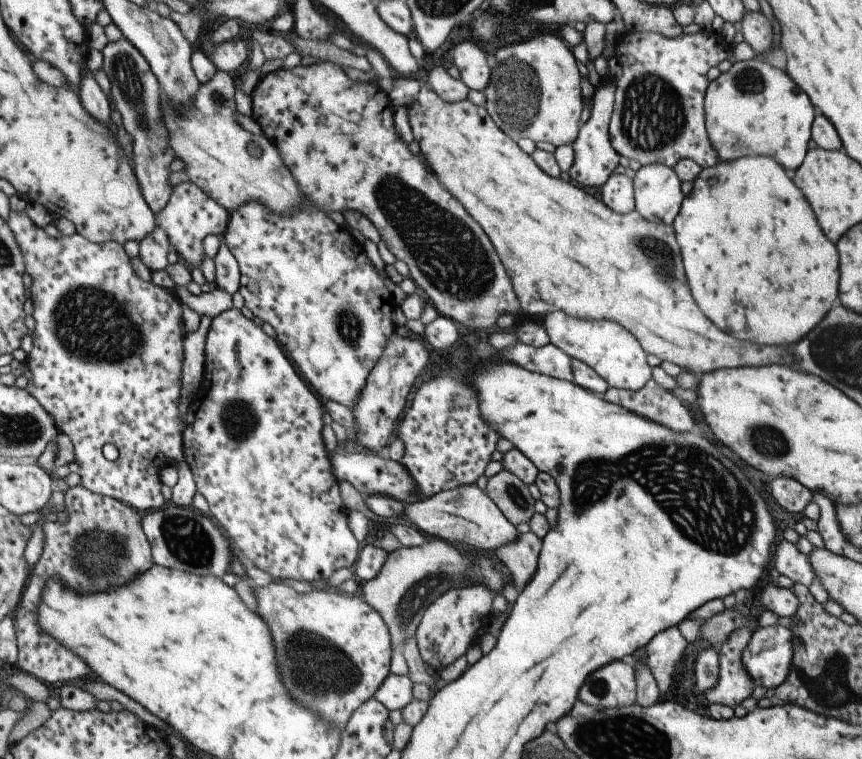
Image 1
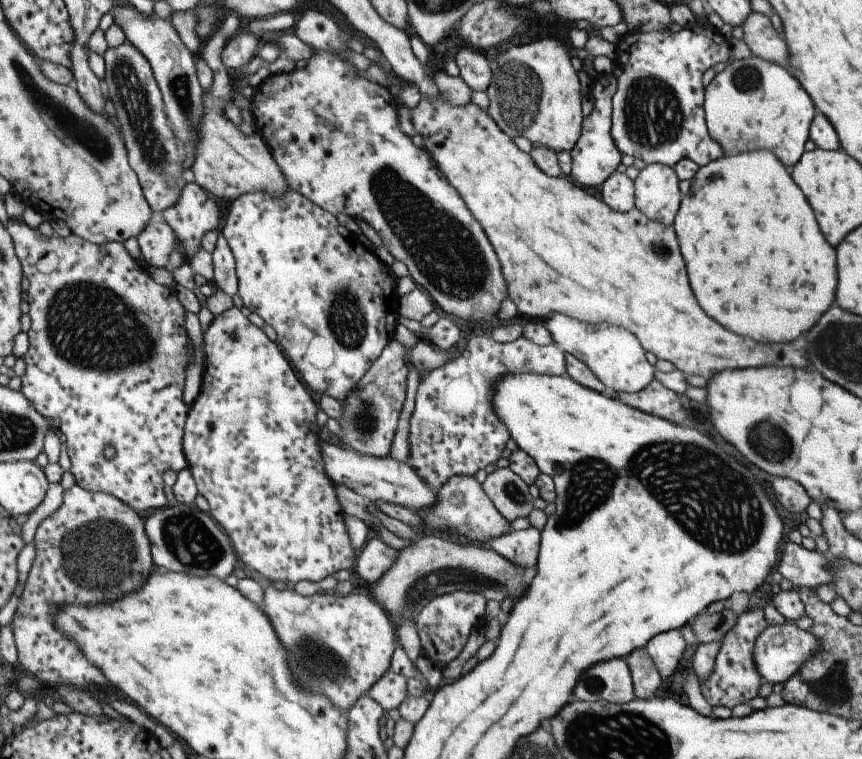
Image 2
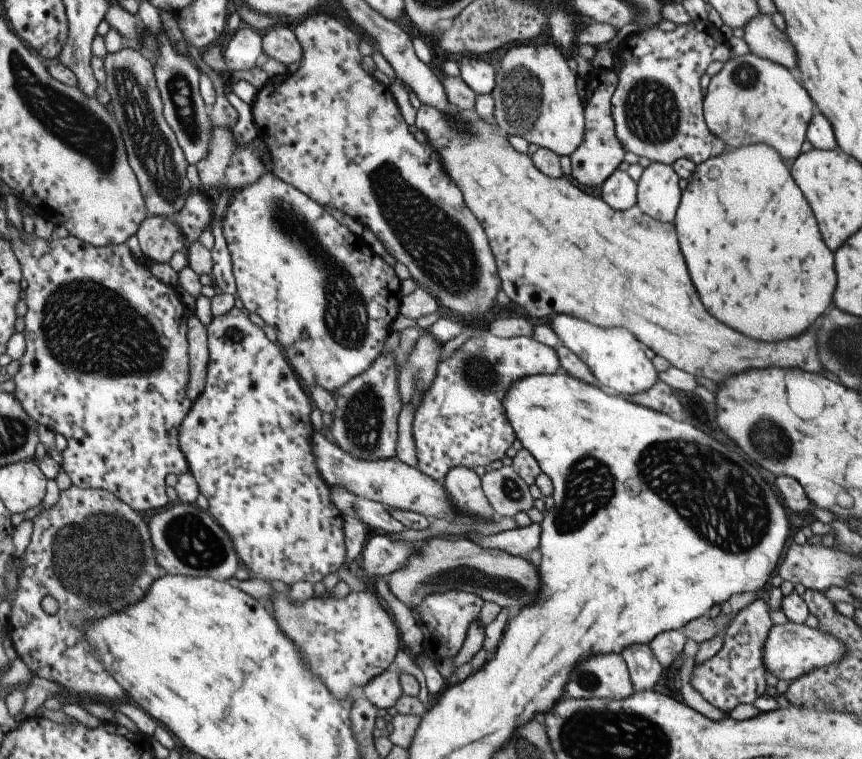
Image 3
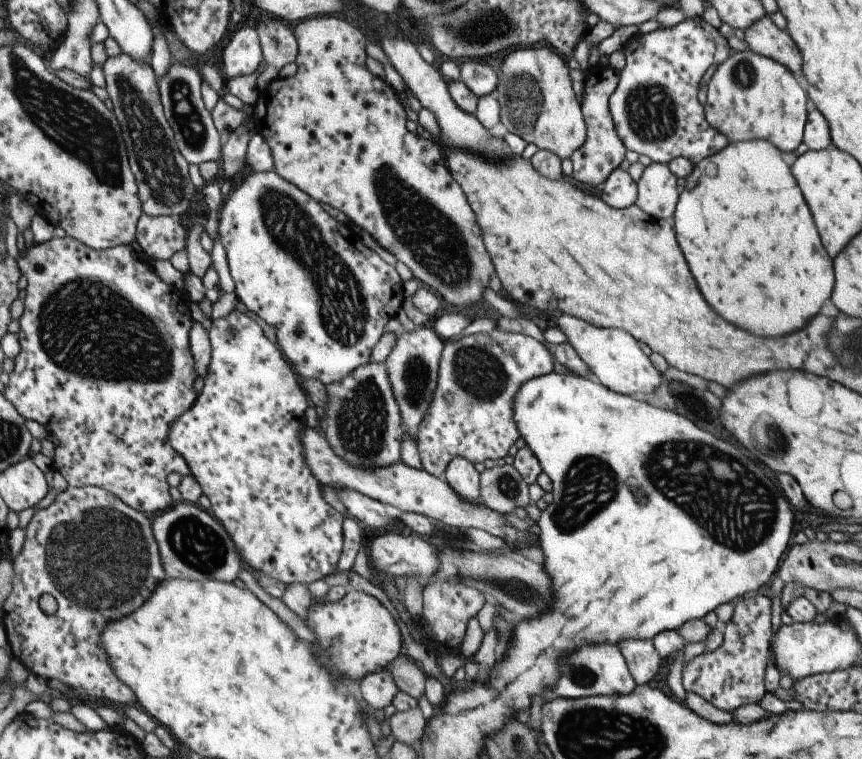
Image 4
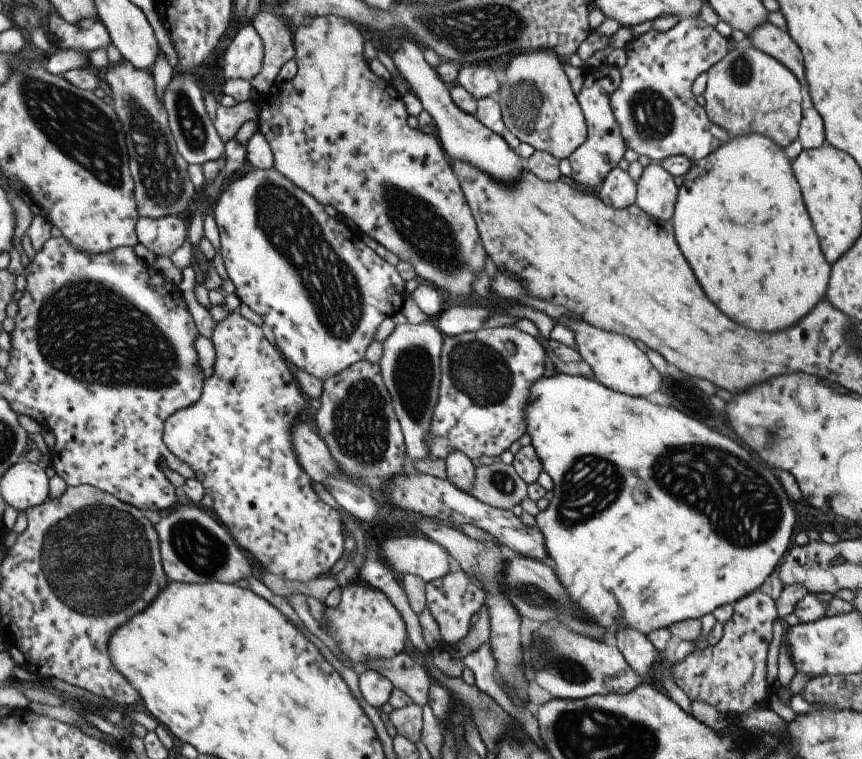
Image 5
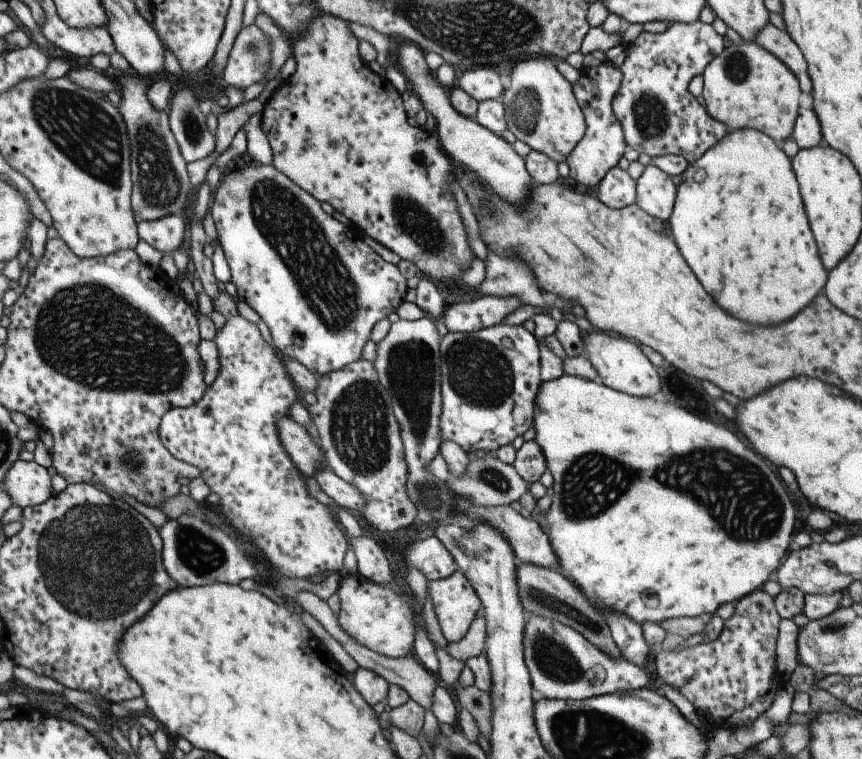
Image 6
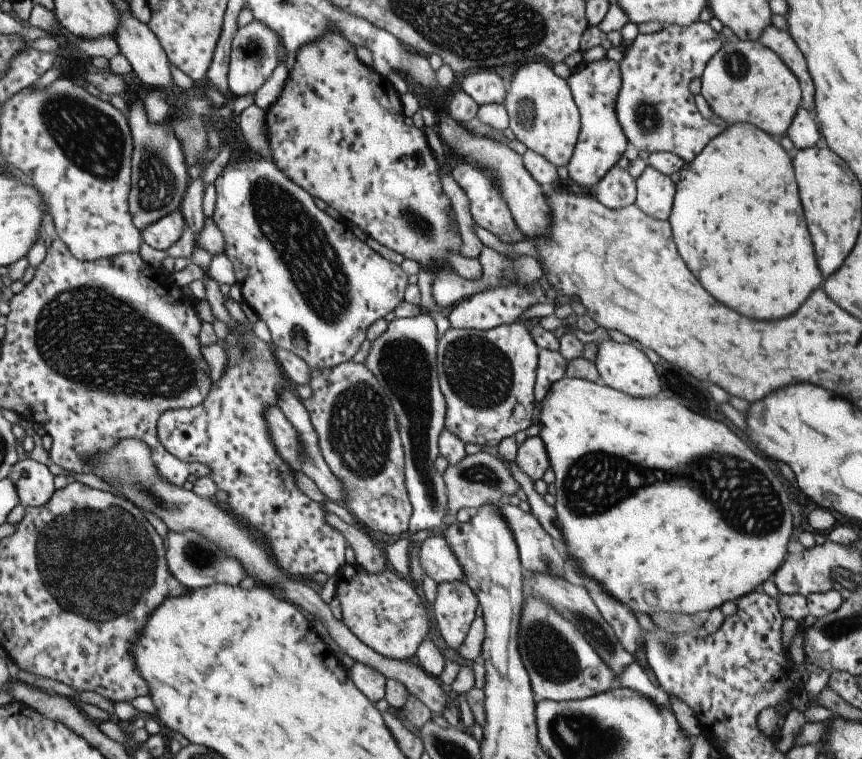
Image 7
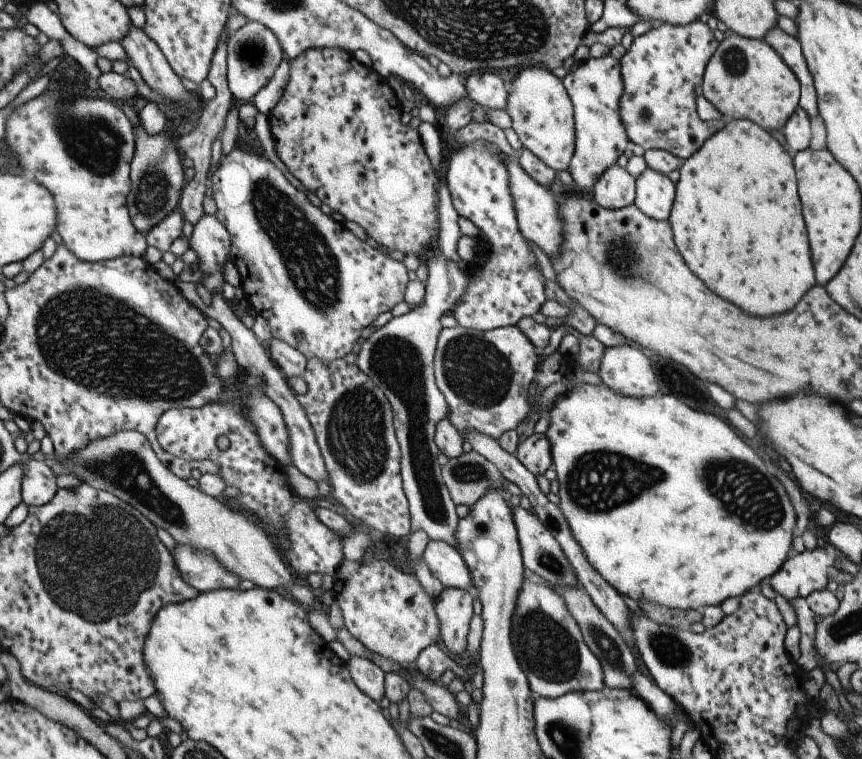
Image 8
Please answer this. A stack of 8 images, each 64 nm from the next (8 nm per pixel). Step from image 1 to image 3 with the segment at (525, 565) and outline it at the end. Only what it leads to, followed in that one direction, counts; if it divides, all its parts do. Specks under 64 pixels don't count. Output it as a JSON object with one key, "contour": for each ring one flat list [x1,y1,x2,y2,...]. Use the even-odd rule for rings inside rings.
{"contour":[[530,523,526,527,515,527,514,529,489,534,488,536,472,533,470,537,481,548,500,550,530,562,528,554,538,546,540,526,536,523]]}

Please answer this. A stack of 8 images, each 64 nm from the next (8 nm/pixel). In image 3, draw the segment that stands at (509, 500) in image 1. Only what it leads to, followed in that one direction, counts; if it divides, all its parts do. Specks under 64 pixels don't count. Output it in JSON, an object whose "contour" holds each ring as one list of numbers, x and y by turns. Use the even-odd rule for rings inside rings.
{"contour":[[512,466,485,471,480,477,480,487,498,518,513,518,517,512,527,512,532,507,528,484]]}

